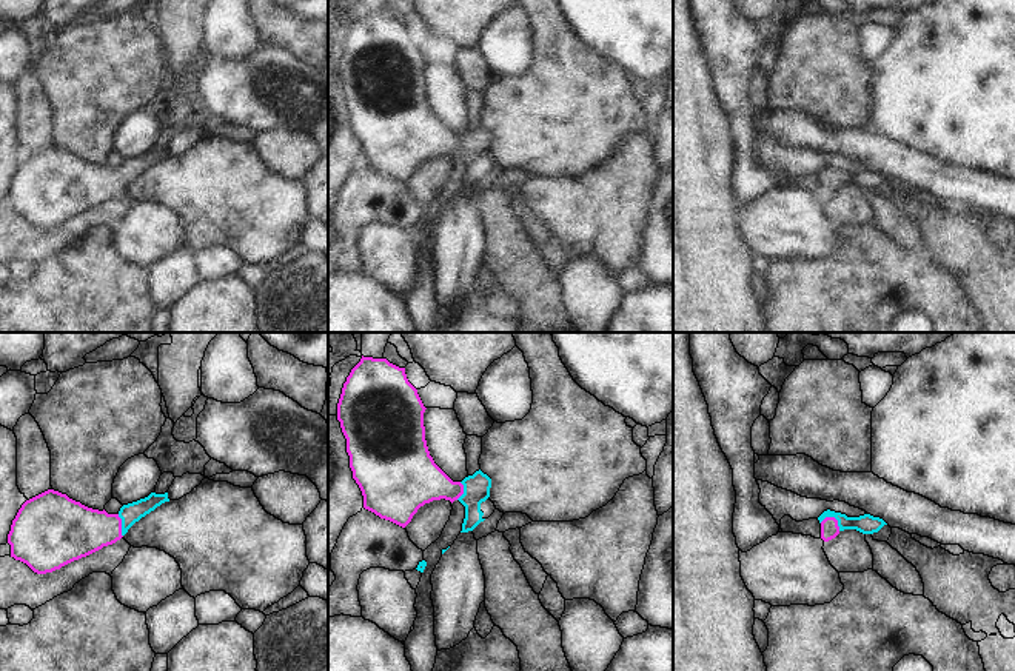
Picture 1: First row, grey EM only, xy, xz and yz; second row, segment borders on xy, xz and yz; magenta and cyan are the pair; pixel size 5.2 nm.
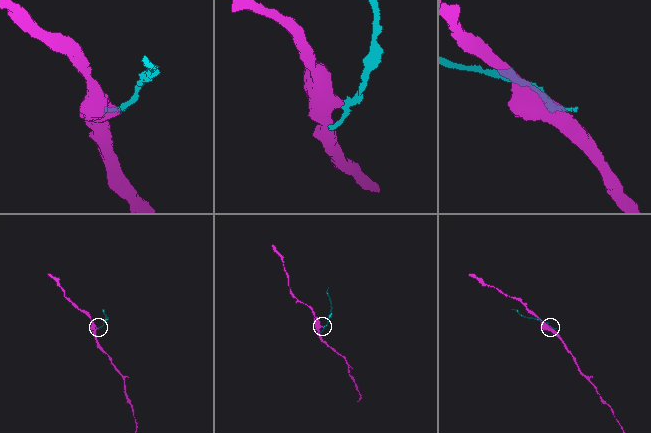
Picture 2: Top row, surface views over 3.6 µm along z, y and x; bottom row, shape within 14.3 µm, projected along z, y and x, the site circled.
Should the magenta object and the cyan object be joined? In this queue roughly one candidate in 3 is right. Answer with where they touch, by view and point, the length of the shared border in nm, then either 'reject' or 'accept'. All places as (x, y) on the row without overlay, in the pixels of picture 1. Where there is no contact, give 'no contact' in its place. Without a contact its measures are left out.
yz (834, 173) | 120 nm | accept

